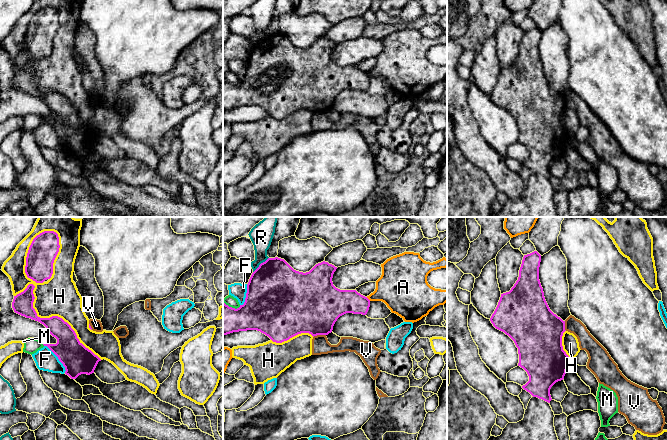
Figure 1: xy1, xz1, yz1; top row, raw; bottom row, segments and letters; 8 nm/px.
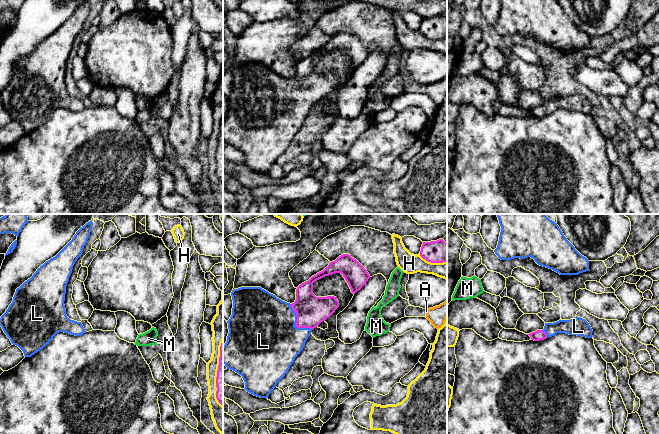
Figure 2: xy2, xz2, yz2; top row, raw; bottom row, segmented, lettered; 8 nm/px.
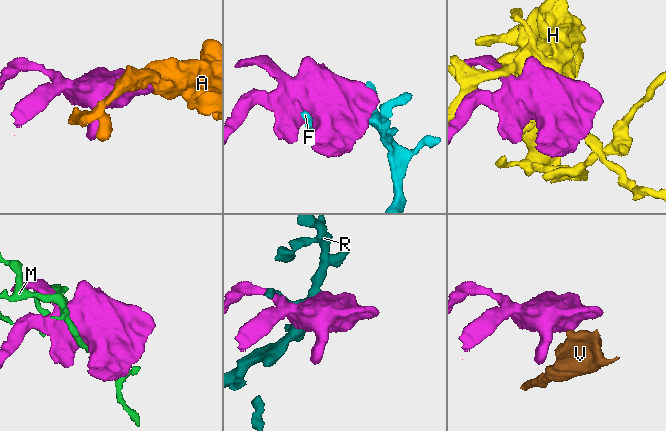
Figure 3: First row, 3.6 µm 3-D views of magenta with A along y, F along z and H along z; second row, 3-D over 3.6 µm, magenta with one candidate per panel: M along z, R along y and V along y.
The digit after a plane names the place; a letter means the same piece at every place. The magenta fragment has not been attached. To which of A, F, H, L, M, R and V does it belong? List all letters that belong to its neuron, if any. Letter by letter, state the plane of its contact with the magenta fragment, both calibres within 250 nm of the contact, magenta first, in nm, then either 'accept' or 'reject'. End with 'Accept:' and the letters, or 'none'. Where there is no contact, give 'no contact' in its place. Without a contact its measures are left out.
A: meets magenta in xz1; 220 nm thick on the magenta side, 320 nm on the other; reject
F: meets magenta in xy1; 240 nm thick on the magenta side, 170 nm on the other; reject
H: meets magenta in xy1; 180 nm thick on the magenta side, 320 nm on the other; reject
L: meets magenta in xz2; 240 nm thick on the magenta side, 480 nm on the other; accept
M: meets magenta in xy1; 220 nm thick on the magenta side, 120 nm on the other; reject
R: meets magenta in xz1; 460 nm thick on the magenta side, 190 nm on the other; reject
V: meets magenta in xz1; 460 nm thick on the magenta side, 140 nm on the other; reject
Accept: L

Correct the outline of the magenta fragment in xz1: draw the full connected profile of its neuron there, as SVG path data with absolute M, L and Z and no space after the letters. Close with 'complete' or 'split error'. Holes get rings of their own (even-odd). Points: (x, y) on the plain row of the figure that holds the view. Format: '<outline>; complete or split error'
M268 34L252 49L247 60L247 69L243 81L235 85L223 78L223 111L257 106L268 112L273 118L282 119L301 109L309 109L313 113L328 111L332 108L337 95L346 89L366 91L370 83L370 76L356 66L336 64L332 58L336 45L337 43L334 41L323 37L316 40L309 48L303 49L294 46L284 35Z; complete

